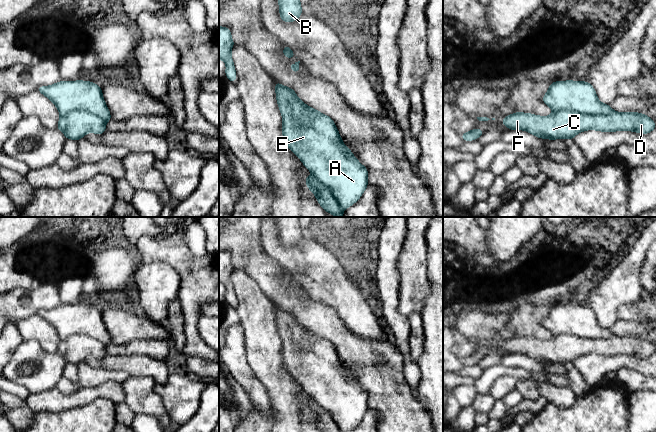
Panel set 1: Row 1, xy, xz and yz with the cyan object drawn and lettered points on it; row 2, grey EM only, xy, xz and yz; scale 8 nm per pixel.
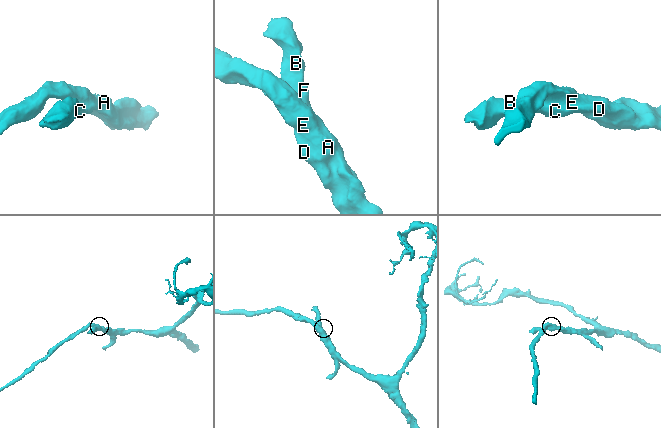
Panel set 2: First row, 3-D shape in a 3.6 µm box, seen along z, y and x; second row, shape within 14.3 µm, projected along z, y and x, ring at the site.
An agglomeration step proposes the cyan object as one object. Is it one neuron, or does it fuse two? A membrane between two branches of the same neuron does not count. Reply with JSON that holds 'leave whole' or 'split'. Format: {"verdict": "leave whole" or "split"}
{"verdict": "split"}

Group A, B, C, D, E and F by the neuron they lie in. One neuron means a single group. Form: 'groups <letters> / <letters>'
groups A E / B C D F

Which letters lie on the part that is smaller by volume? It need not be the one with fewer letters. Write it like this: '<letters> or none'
B, C, D, F

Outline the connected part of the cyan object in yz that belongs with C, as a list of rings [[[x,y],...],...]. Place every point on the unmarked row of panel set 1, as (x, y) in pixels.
[[[554,335],[550,340],[516,336],[501,345],[508,353],[524,354],[542,363],[573,363],[586,354],[602,356],[633,355],[648,358],[656,352],[655,346],[638,336],[613,338],[580,338],[575,335]]]

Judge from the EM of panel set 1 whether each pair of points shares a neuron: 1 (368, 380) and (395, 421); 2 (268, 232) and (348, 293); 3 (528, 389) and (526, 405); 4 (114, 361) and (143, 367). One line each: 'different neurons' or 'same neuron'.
1: same neuron
2: same neuron
3: different neurons
4: same neuron

